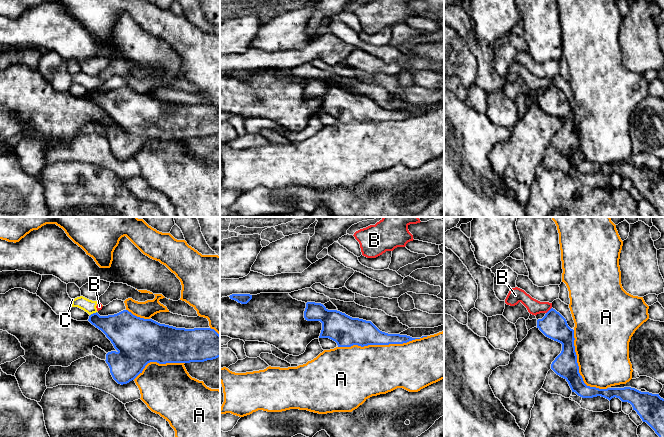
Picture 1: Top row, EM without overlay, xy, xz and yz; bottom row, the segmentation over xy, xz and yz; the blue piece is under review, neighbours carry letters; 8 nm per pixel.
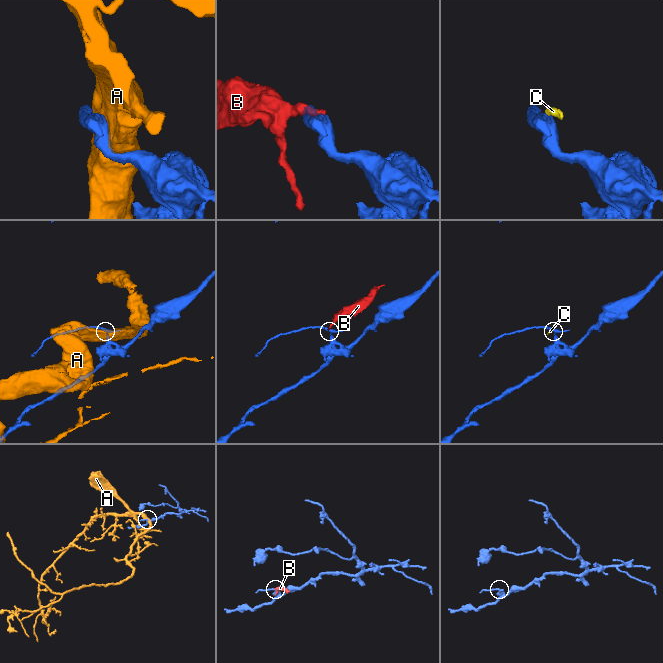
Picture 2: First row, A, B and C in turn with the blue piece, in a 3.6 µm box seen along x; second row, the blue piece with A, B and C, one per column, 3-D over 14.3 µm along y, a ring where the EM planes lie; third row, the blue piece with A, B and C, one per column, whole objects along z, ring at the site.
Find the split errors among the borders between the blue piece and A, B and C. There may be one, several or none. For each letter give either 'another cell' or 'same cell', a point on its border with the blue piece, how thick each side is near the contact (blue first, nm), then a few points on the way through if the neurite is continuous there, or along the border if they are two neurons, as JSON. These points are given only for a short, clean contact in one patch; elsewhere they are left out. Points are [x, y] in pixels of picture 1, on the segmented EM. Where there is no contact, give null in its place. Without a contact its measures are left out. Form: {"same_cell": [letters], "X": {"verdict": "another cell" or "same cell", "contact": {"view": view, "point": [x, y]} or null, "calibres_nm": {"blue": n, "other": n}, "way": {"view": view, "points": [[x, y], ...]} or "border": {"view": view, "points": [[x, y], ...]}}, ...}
{"same_cell": [], "A": {"verdict": "another cell", "contact": {"view": "xz", "point": [382, 344]}, "calibres_nm": {"blue": 220, "other": 400}}, "B": {"verdict": "another cell", "contact": {"view": "yz", "point": [549, 310]}, "calibres_nm": {"blue": 220, "other": 120}, "border": {"view": "yz", "points": [[551, 307], [546, 313]]}}, "C": {"verdict": "another cell", "contact": {"view": "xy", "point": [93, 313]}, "calibres_nm": {"blue": 240, "other": 110}, "border": {"view": "xy", "points": [[96, 311], [90, 315]]}}}

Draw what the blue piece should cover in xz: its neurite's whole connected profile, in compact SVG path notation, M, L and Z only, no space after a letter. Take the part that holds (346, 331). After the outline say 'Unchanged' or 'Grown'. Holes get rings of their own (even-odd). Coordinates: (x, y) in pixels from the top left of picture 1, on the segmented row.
M307 302L304 311L307 321L320 321L319 342L323 350L336 347L403 344L420 339L407 335L380 331L371 321L352 318L337 310L328 310L323 304Z. Grown

